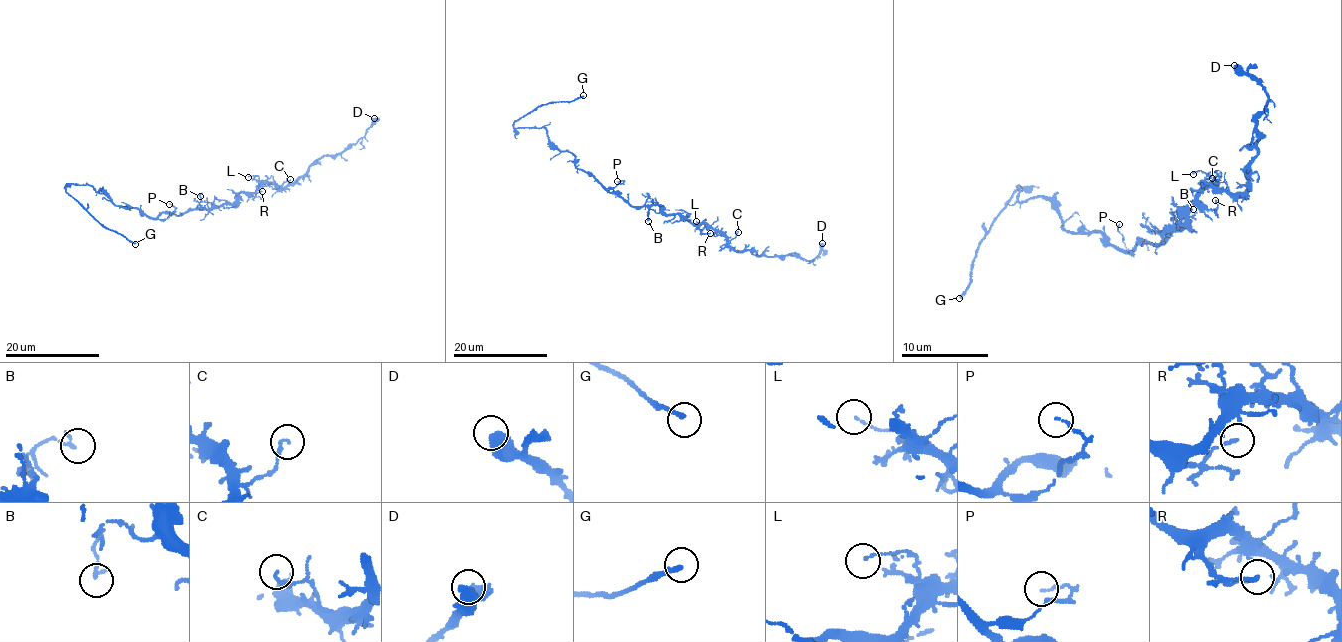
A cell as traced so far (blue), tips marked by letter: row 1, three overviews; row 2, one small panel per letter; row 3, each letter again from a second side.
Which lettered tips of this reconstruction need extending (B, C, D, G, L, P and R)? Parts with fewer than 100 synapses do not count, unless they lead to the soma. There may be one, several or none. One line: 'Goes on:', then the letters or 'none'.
Goes on: G

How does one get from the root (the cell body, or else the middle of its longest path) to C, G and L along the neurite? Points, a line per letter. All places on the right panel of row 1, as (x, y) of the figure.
C: (1154, 244), (1184, 222), (1186, 207), (1197, 202), (1208, 185), (1223, 189), (1226, 183), (1212, 178)
G: (1154, 244), (1119, 250), (1099, 231), (1068, 233), (1049, 200), (1018, 200), (1018, 187), (979, 242), (959, 298)
L: (1154, 244), (1175, 231), (1186, 207), (1197, 202), (1206, 174), (1193, 174)

